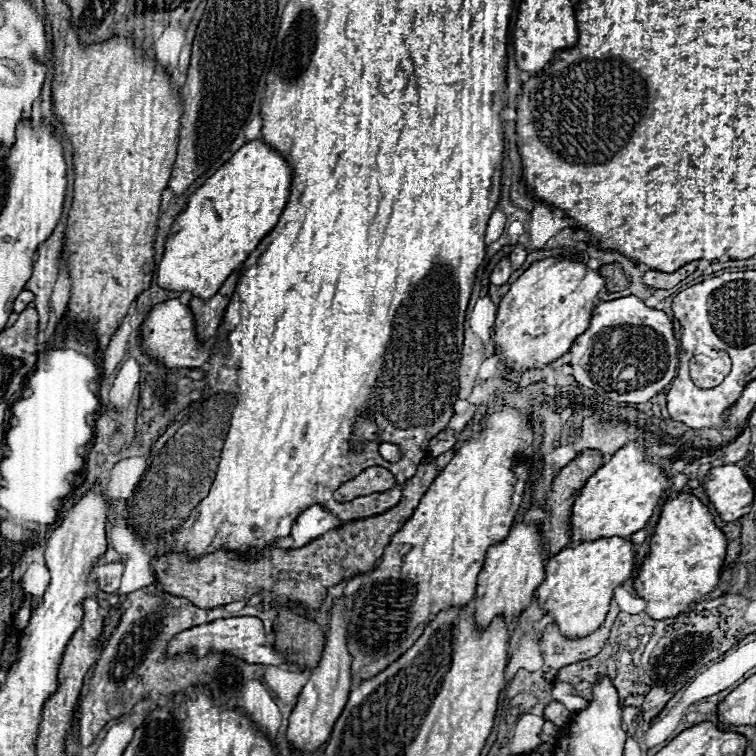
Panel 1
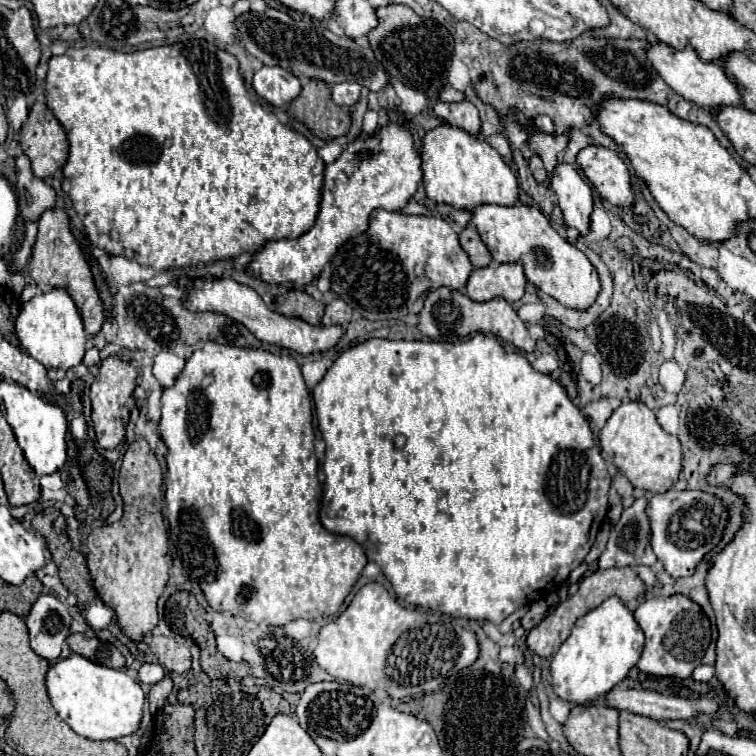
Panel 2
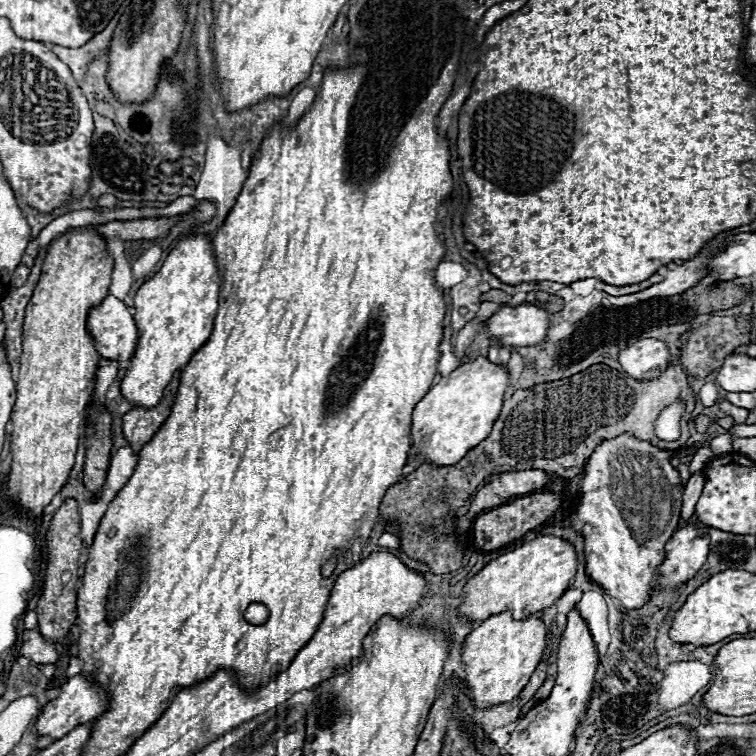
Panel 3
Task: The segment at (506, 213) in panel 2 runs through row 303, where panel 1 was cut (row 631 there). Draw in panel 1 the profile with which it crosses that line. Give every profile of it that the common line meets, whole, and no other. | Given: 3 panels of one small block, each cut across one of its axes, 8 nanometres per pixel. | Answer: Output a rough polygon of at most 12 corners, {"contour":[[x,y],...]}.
{"contour":[[628,538],[546,560],[536,600],[566,638],[590,636],[630,578]]}

